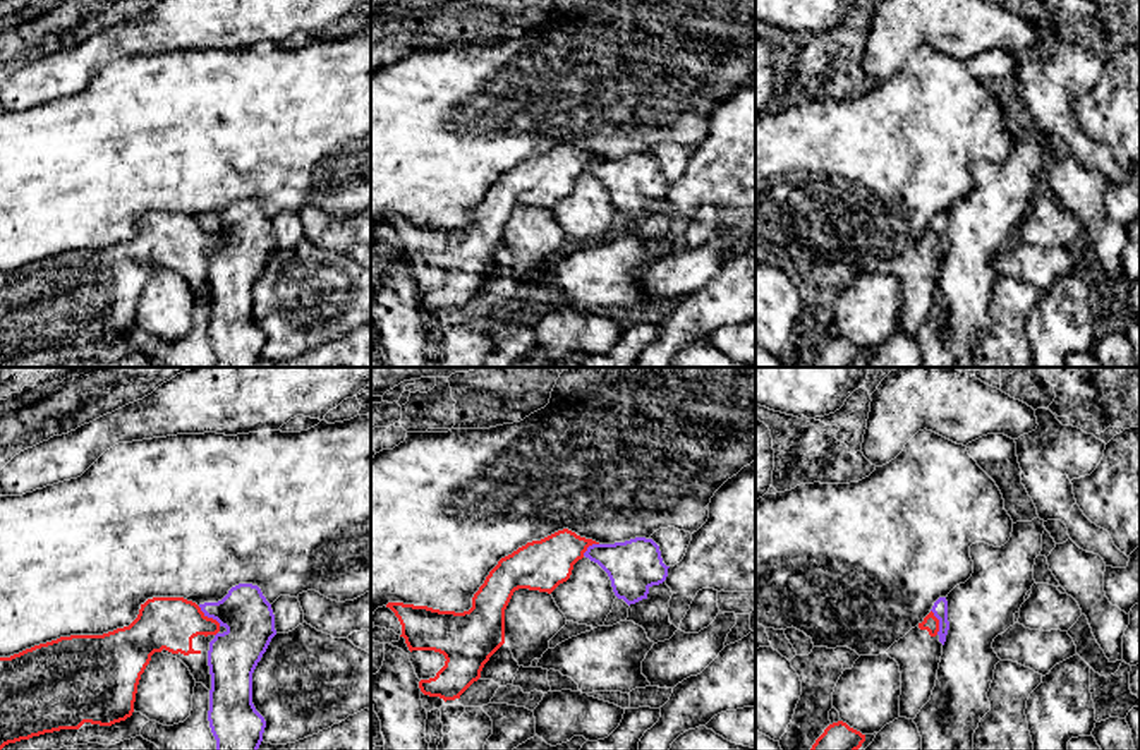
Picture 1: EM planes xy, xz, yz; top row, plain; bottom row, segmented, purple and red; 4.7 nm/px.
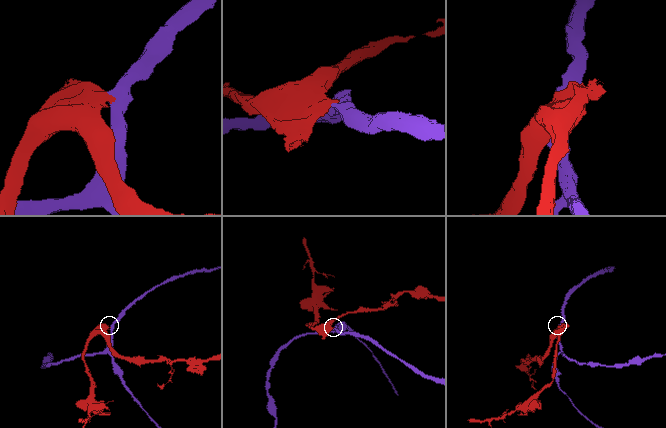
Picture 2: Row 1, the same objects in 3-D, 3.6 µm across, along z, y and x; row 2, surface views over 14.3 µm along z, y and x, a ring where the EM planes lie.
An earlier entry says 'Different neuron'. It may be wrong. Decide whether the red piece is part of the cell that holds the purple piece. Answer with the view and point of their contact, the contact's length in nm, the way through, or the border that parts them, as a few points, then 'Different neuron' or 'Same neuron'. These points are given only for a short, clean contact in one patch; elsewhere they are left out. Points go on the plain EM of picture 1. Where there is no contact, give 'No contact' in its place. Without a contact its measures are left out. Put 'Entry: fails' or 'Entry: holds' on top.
Entry: holds
Touches purple at xy (210, 232). Shared border 140 nm. Boundary: xy (198, 222), (220, 241). Different neuron

